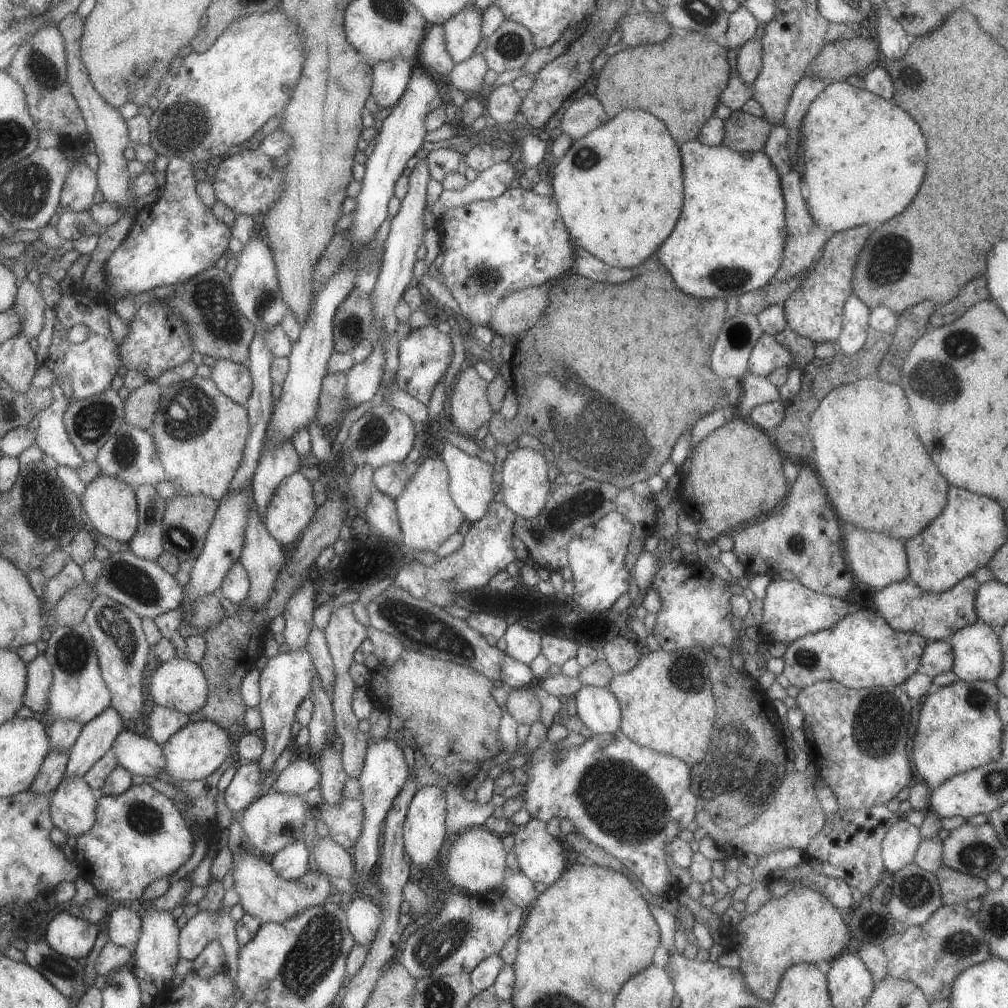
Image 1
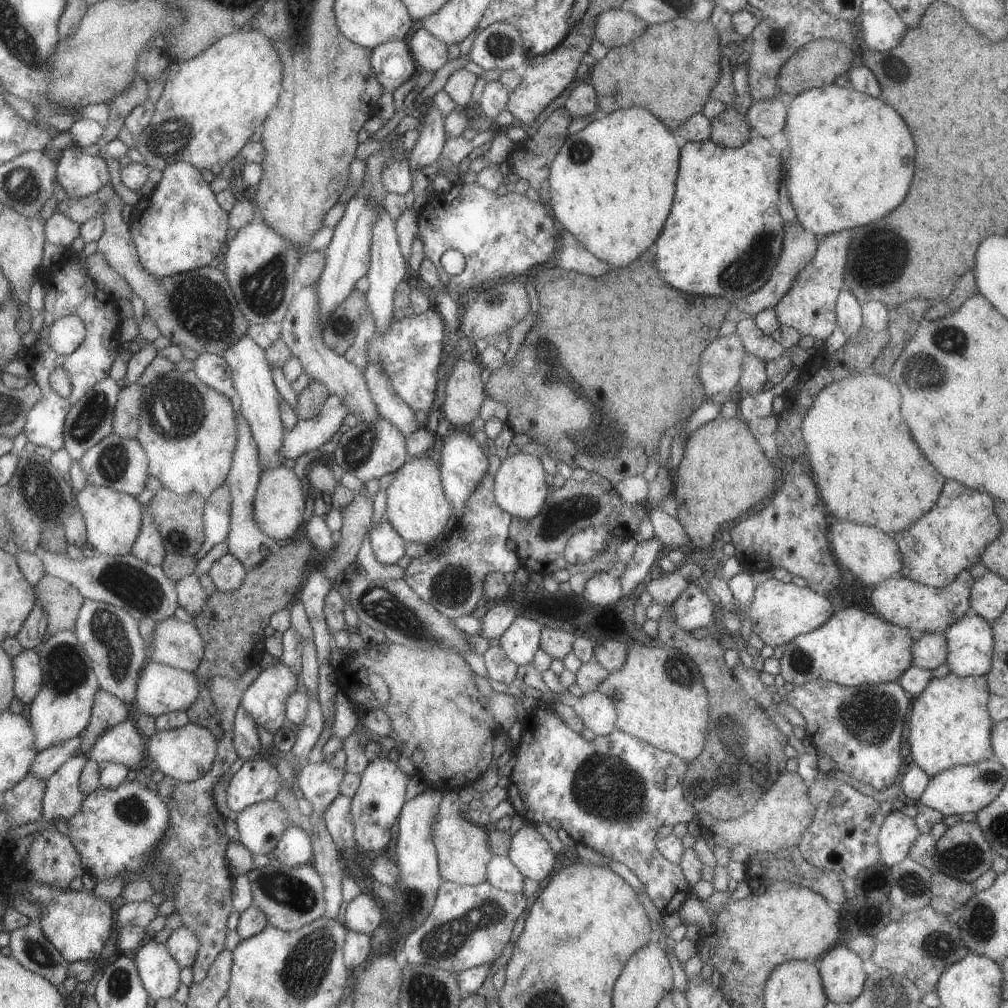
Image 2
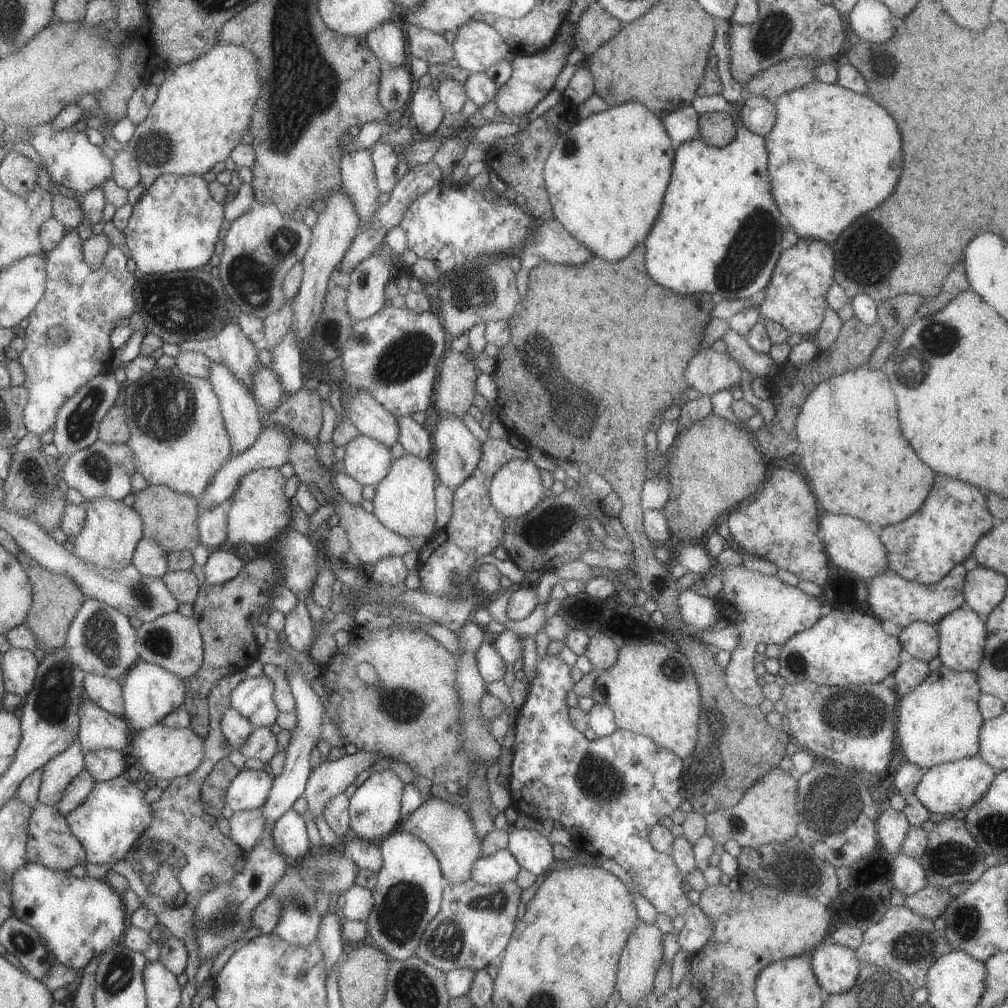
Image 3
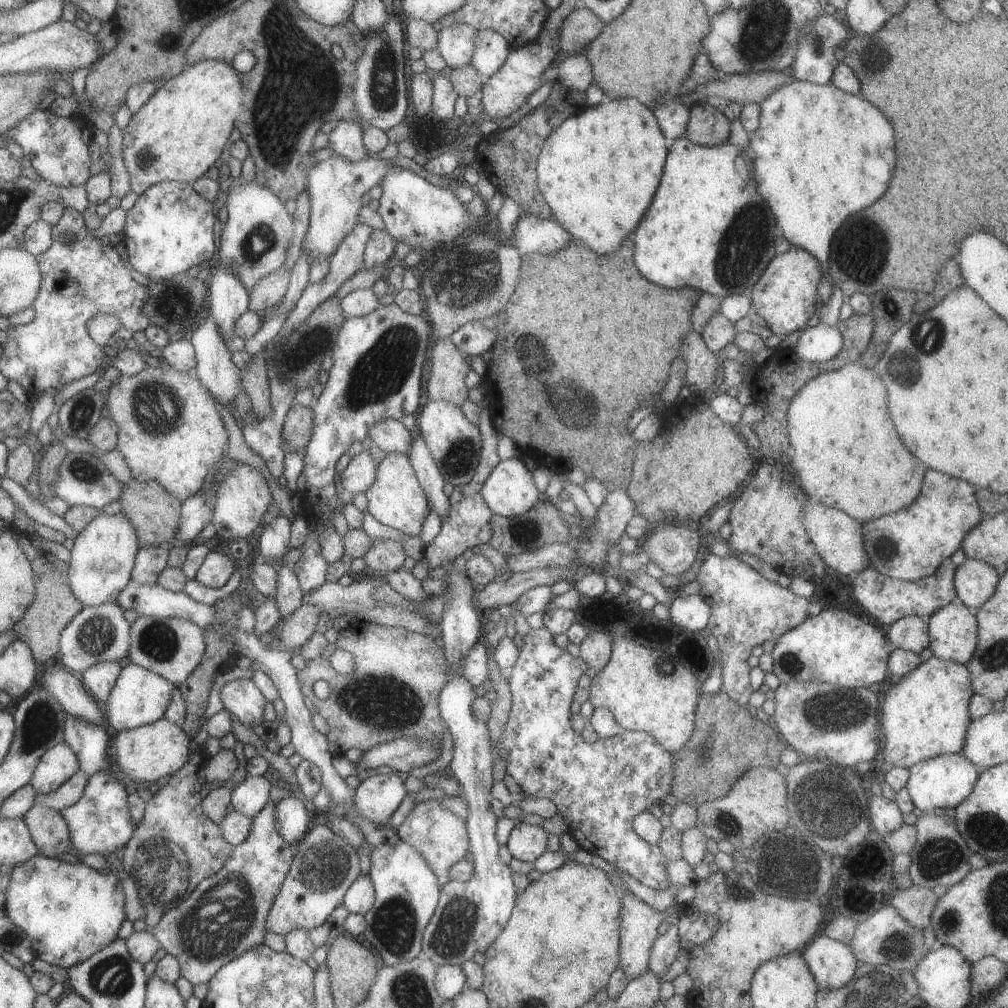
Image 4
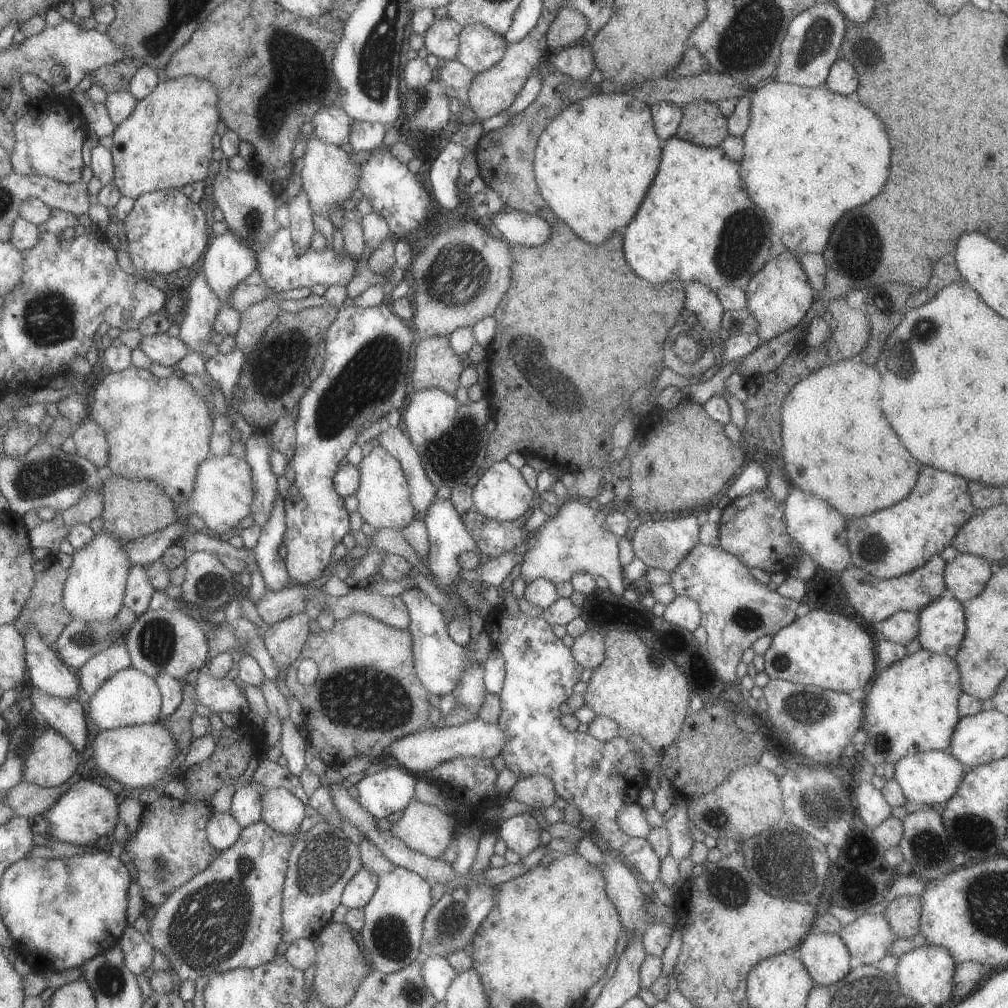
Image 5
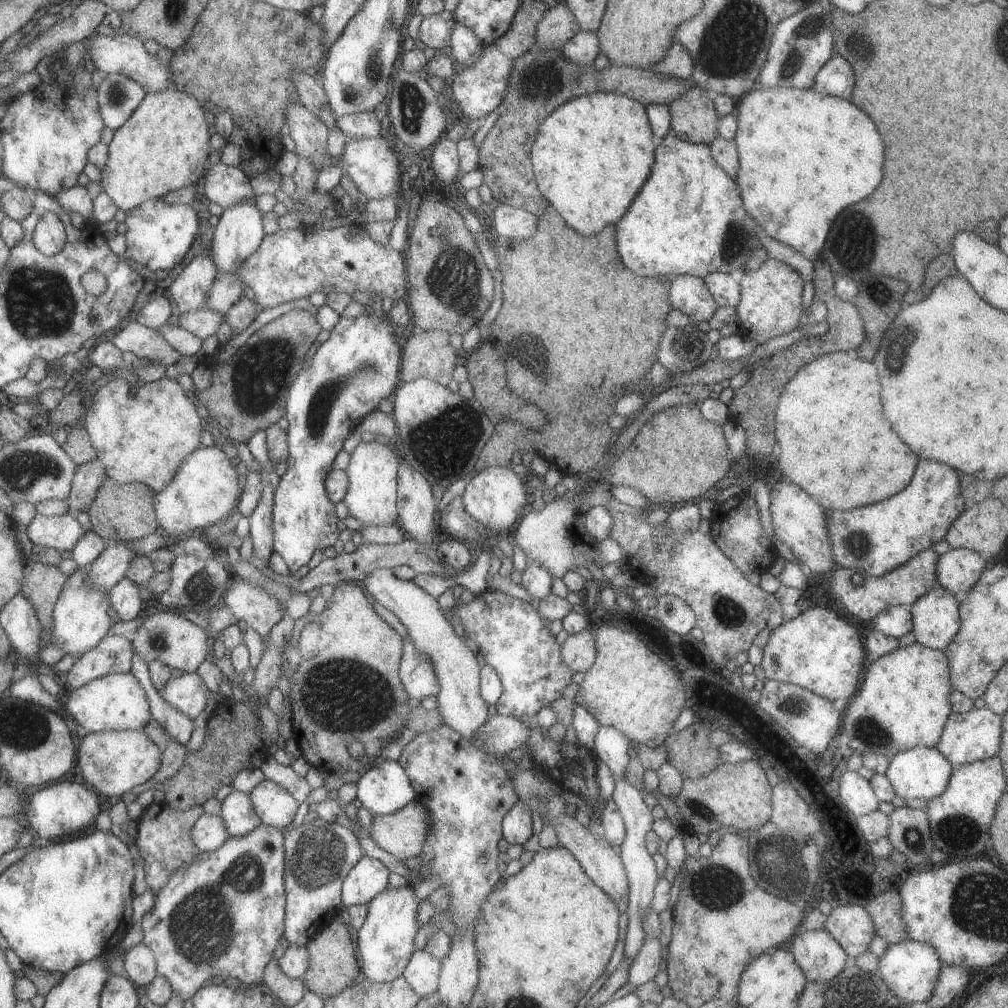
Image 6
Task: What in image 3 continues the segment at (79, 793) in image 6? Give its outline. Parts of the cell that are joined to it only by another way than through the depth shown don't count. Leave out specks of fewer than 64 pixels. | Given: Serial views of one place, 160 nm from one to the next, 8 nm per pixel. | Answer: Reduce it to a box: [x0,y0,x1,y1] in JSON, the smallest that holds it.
[64,775,152,864]

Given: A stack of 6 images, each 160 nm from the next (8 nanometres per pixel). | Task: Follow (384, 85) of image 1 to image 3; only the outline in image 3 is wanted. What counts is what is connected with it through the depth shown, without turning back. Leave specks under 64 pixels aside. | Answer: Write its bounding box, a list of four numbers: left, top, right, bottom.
[365,22,405,66]

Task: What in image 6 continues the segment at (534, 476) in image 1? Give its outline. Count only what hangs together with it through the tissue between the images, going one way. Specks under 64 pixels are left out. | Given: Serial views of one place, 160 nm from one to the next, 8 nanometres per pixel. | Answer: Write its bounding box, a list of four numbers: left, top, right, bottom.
[460,466,527,535]

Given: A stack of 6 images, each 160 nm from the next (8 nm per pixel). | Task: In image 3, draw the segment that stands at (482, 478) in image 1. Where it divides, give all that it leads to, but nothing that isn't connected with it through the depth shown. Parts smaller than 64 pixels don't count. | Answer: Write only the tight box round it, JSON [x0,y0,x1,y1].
[432,411,481,489]

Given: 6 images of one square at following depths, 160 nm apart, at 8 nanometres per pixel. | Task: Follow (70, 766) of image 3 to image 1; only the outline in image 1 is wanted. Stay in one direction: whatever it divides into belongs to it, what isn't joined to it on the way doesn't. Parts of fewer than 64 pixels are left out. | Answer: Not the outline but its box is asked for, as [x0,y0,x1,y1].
[48,777,97,837]

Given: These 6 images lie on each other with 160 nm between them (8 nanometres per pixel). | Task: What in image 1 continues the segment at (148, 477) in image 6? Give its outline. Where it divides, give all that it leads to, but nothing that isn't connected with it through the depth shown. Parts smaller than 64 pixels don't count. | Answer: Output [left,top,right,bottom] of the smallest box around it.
[150,375,250,501]

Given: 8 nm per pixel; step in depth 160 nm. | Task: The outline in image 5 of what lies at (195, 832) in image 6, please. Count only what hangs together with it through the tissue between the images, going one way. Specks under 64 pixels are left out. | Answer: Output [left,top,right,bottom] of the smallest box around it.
[206,811,241,851]

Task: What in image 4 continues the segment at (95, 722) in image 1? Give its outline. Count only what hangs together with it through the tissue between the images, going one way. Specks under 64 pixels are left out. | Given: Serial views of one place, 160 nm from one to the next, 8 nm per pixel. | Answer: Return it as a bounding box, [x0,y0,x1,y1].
[78,660,121,703]

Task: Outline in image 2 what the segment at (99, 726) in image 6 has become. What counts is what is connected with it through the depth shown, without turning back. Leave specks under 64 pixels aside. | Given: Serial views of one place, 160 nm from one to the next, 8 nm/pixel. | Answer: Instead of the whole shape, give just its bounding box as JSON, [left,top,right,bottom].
[133,661,198,718]

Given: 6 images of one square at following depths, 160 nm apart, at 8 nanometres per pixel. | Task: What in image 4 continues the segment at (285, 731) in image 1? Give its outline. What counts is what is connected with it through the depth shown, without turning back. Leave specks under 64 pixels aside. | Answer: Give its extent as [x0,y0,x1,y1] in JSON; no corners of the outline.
[218,679,265,728]

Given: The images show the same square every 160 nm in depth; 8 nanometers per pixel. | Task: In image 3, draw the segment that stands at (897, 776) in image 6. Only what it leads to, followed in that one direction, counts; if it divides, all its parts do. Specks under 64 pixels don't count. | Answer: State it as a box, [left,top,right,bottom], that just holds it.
[913,755,996,816]

